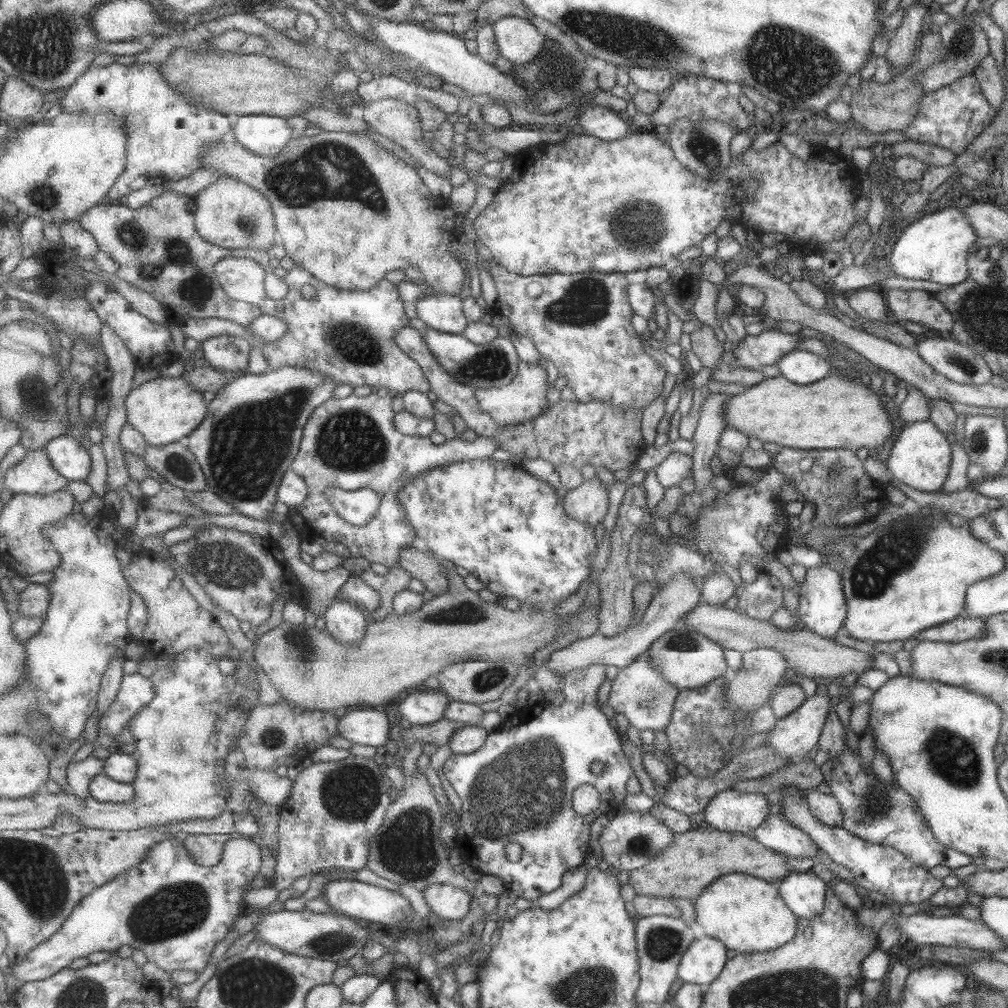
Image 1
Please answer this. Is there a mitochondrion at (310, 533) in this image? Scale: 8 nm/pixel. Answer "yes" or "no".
no

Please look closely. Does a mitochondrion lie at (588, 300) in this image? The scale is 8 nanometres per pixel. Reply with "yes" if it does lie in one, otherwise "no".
yes

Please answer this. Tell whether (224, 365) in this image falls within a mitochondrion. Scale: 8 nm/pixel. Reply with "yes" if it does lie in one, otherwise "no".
no

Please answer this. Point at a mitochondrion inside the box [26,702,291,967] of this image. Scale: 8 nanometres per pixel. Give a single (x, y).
(183, 908)

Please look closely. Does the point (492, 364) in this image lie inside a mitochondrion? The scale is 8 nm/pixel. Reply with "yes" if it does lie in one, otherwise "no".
yes

